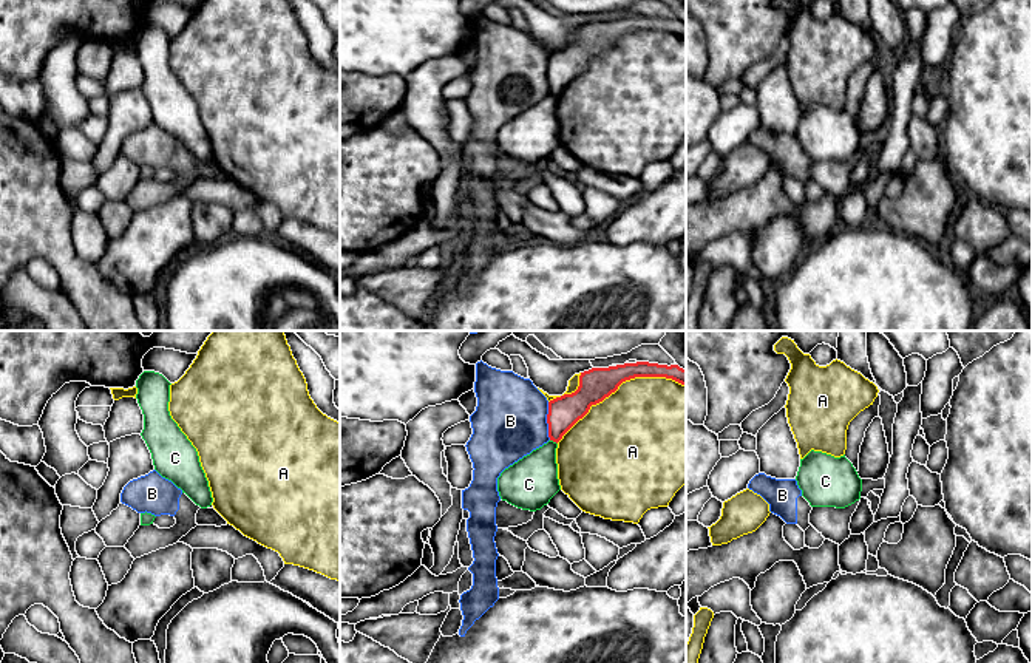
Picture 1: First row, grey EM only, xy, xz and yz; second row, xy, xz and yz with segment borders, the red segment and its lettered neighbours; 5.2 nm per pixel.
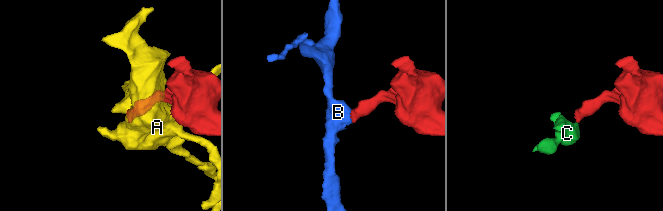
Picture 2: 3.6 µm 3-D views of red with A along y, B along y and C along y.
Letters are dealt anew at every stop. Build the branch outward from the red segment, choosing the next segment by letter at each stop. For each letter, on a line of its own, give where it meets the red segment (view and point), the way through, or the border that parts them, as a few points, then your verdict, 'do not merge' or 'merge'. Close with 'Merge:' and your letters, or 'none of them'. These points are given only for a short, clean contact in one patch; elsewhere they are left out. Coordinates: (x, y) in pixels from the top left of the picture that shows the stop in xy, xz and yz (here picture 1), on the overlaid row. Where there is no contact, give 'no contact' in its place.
A: contact xz (620, 384); do not merge
B: contact xz (547, 421); border xz (547, 402), (547, 436), (550, 439); do not merge
C: contact xz (553, 441); border xz (550, 439), (556, 444); do not merge
Merge: none of them

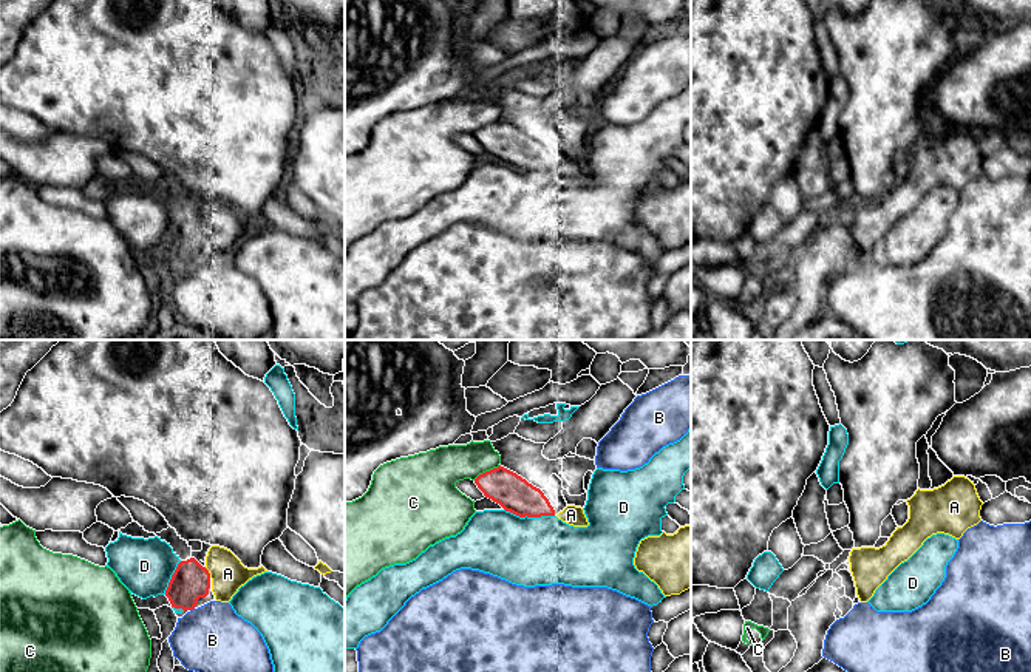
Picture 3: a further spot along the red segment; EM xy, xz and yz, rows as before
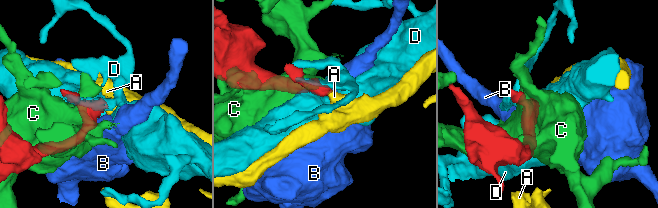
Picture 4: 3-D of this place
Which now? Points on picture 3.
A: contact xy (207, 572); merge
B: contact xy (192, 609); do not merge
C: contact xz (486, 471); do not merge
D: contact xz (529, 516); do not merge
Merge: A

